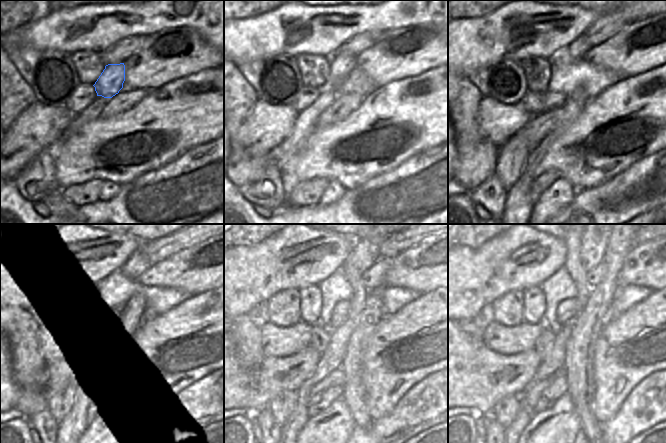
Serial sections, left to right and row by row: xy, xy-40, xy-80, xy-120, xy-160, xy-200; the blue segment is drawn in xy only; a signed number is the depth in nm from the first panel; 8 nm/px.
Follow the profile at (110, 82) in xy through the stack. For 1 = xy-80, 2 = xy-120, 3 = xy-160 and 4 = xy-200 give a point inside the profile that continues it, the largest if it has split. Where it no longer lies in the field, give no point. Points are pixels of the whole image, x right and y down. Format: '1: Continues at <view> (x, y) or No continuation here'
1: Continues at xy-80 (577, 49)
2: Continues at xy-120 (138, 262)
3: Continues at xy-160 (365, 253)
4: Continues at xy-200 (593, 244).

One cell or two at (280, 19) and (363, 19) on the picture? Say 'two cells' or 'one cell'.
one cell

